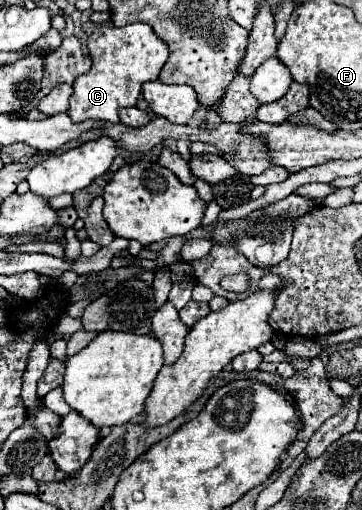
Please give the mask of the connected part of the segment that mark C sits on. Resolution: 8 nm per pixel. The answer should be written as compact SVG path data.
M131 23L127 27L99 25L87 39L87 53L93 65L73 83L75 93L71 97L69 117L73 123L81 123L87 119L119 123L117 109L135 107L141 95L141 85L159 77L159 71L169 57L169 47L155 35L155 31L147 23Z

